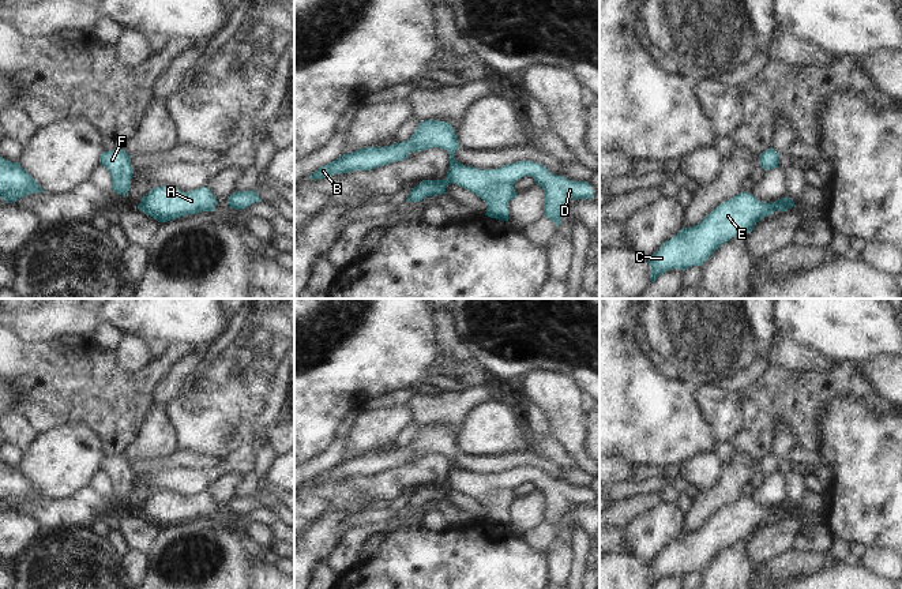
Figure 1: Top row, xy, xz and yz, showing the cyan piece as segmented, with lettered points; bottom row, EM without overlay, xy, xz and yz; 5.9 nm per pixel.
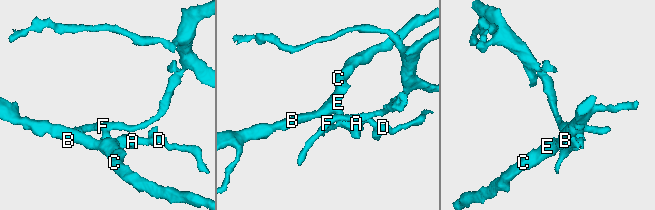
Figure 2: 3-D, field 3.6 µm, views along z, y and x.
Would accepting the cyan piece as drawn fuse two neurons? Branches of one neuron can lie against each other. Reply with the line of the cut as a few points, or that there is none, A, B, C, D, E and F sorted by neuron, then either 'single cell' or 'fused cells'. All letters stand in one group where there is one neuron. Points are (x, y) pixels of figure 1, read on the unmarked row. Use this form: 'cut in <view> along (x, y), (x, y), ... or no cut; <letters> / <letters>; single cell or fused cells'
cut in xz along (446, 483), (448, 487); A B C D E / F; fused cells

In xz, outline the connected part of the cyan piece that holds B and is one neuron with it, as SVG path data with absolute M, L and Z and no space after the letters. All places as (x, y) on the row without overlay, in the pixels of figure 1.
M425 425L418 429L410 444L384 453L364 453L342 459L335 466L315 476L309 484L319 485L332 480L354 476L371 476L395 466L409 464L411 457L439 453L450 459L448 488L471 496L481 503L488 514L485 521L499 526L508 526L508 507L518 500L514 495L516 485L530 481L544 495L544 522L560 530L563 517L570 504L590 504L594 502L589 487L567 485L552 480L544 470L534 466L516 466L499 474L476 474L462 470L454 464L461 453L455 435L447 427Z

